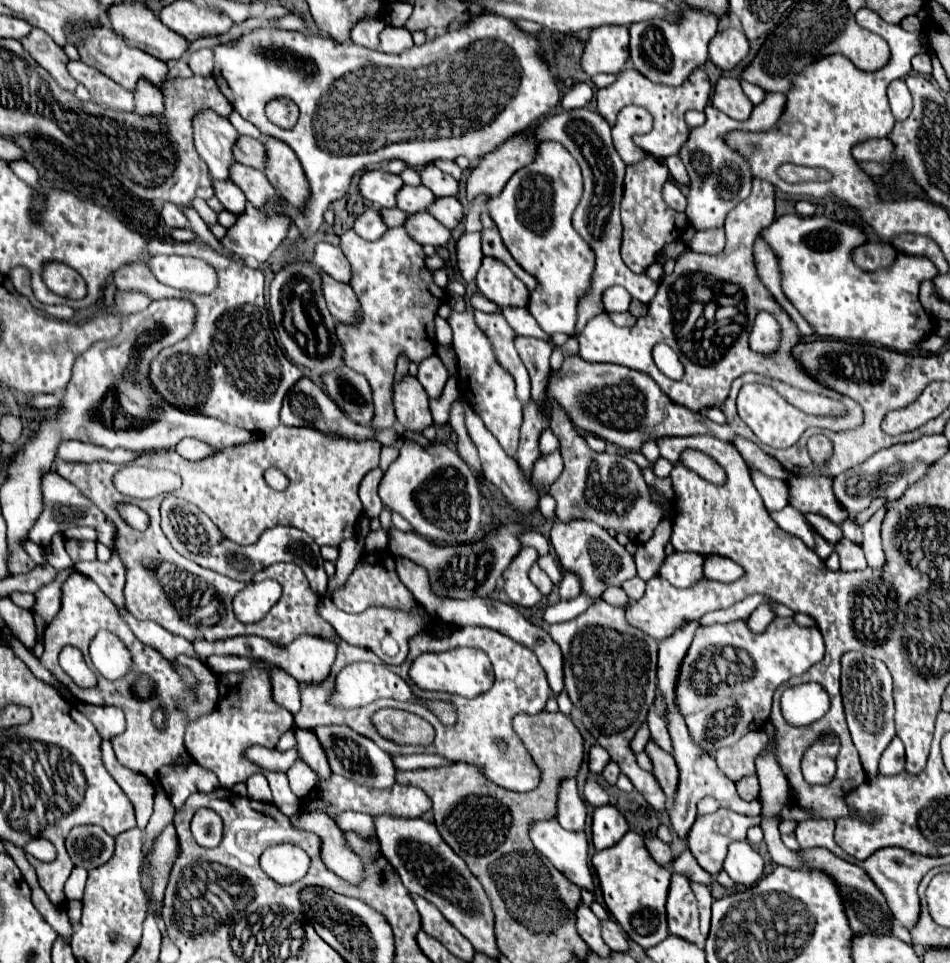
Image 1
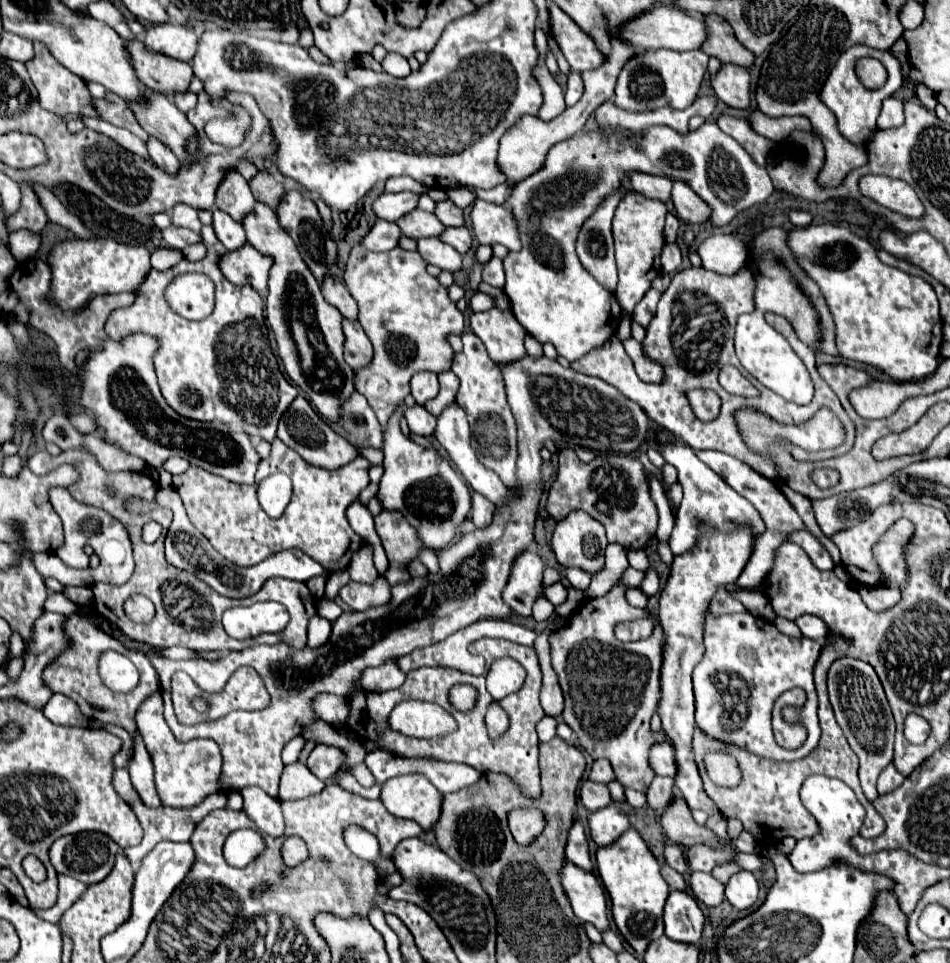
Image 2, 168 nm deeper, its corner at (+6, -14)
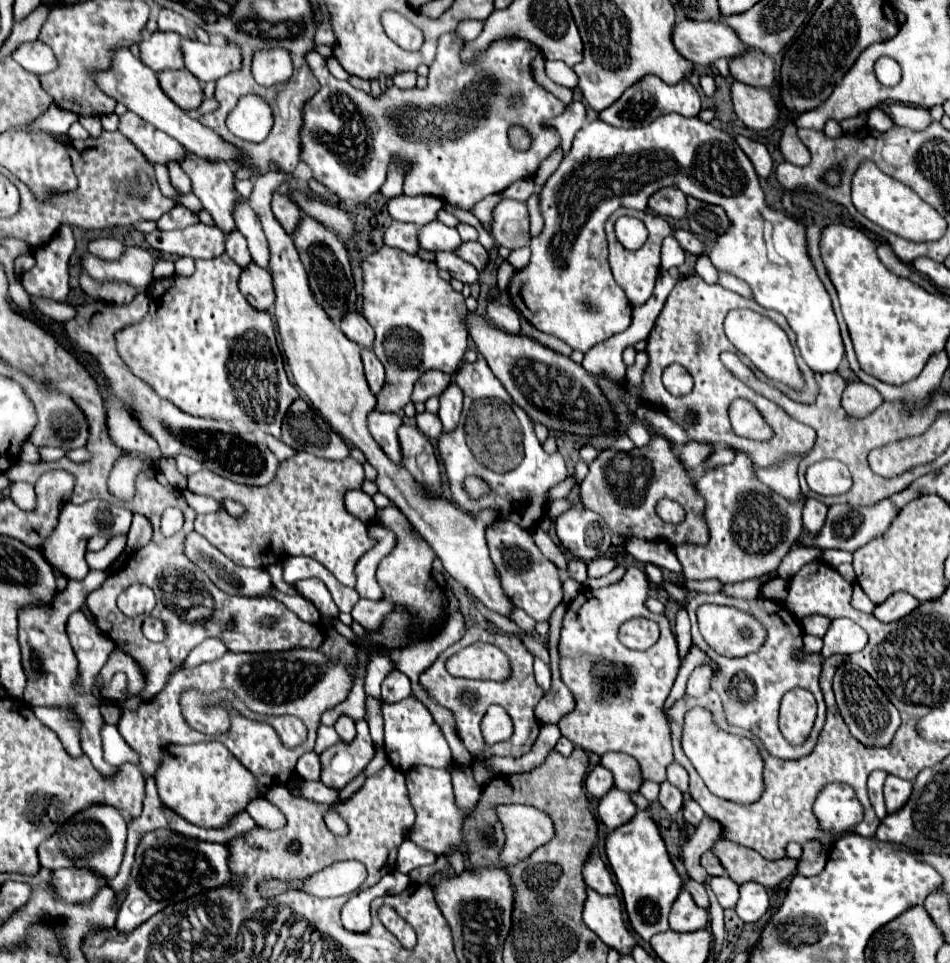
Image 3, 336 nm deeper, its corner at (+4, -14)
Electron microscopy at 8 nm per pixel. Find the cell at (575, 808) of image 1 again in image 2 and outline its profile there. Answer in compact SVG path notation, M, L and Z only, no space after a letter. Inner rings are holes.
M578 818L574 820L570 832L568 832L568 844L566 844L566 860L584 868L584 870L592 870L592 862L590 862L590 854L588 854L588 842L584 836L584 828L578 822Z

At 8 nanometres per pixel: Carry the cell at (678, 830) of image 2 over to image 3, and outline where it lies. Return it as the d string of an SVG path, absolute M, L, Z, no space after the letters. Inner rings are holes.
M720 840L716 842L712 852L720 858L726 874L736 884L758 882L766 888L772 888L784 878L798 874L798 860L766 860L758 852L752 852L736 842Z

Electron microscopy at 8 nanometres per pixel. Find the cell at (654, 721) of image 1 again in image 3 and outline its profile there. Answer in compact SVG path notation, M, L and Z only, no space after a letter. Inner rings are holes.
M672 762L668 766L668 782L674 784L678 790L688 792L688 772L678 762Z

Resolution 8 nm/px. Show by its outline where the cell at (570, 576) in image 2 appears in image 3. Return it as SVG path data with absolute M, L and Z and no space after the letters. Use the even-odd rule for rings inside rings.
M602 556L598 560L588 562L588 576L590 578L600 578L606 576L608 572L612 572L618 566L618 558L616 556Z

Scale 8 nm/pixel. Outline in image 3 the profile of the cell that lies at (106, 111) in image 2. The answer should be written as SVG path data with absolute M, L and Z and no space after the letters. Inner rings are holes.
M126 112L124 116L120 116L118 130L128 136L152 164L168 166L170 162L182 162L188 156L186 148L178 140L140 120L140 116L136 116L134 112Z

